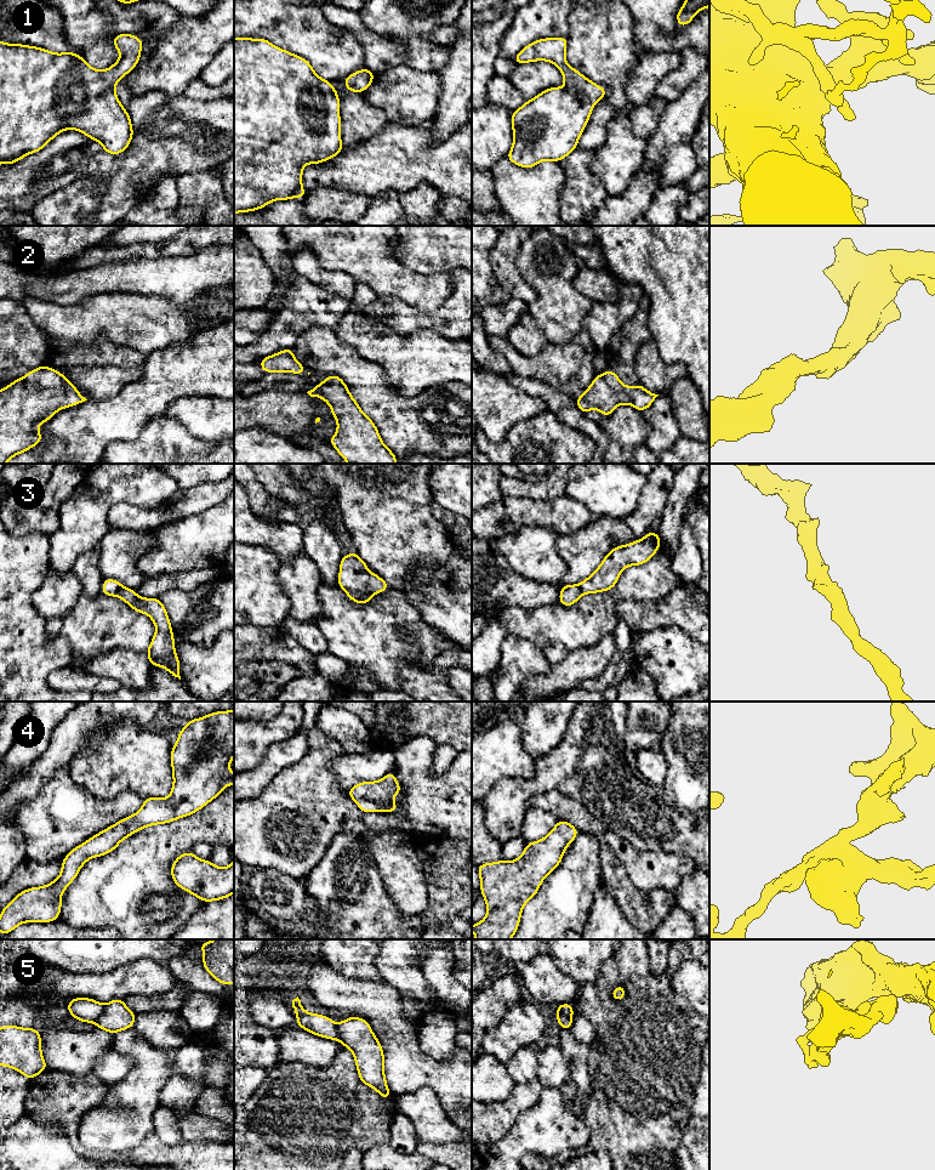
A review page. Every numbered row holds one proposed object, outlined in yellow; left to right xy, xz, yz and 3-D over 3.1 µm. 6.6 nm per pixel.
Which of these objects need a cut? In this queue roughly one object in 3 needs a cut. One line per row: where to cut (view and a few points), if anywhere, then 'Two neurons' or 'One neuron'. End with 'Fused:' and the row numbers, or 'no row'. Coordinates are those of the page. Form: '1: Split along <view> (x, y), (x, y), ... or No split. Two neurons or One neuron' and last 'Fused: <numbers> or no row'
1: No split. One neuron
2: No split. One neuron
3: No split. One neuron
4: No split. One neuron
5: Split along xy (104, 1005), (95, 1023). Two neurons
Fused: 5

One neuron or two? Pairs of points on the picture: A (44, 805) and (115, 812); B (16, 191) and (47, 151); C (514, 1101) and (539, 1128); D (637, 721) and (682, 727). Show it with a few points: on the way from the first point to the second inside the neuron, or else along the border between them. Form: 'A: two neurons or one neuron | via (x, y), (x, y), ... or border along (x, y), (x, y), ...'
A: one neuron | via (62, 812), (97, 812)
B: one neuron | via (26, 181), (30, 175), (30, 169), (39, 160)
C: two neurons | border along (542, 1089), (539, 1101), (518, 1115), (507, 1134)
D: two neurons | border along (672, 714), (662, 734), (660, 748)

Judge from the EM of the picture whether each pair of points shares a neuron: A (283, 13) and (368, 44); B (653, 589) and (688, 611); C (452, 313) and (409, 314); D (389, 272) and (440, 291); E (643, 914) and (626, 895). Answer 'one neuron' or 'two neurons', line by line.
A: two neurons
B: two neurons
C: one neuron
D: one neuron
E: one neuron

